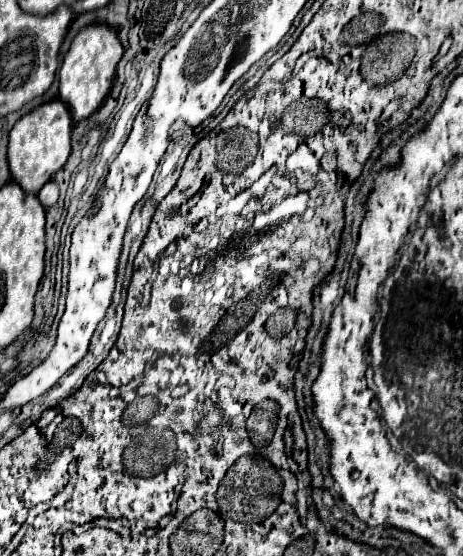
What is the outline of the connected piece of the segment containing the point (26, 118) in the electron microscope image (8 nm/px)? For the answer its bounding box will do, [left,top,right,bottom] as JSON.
[9,99,73,193]

